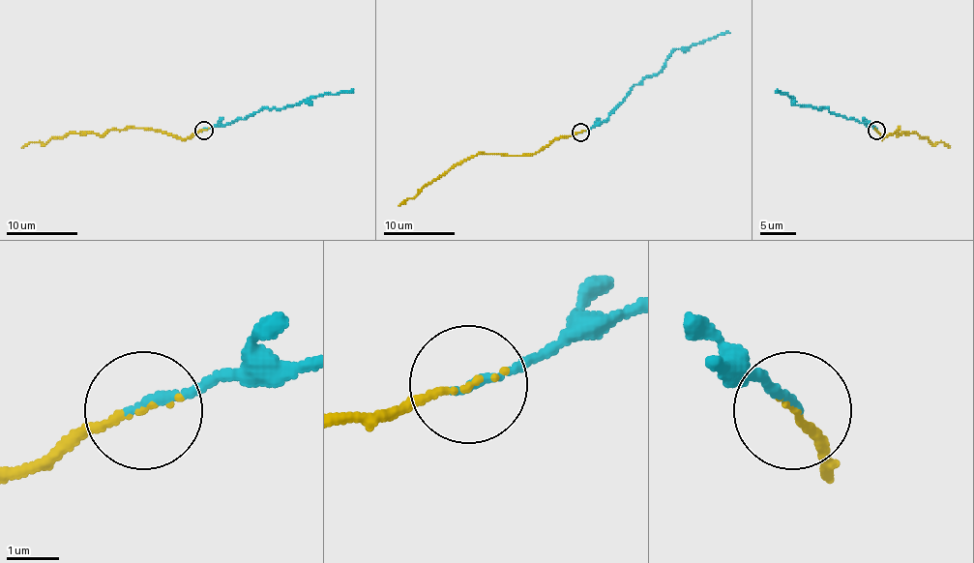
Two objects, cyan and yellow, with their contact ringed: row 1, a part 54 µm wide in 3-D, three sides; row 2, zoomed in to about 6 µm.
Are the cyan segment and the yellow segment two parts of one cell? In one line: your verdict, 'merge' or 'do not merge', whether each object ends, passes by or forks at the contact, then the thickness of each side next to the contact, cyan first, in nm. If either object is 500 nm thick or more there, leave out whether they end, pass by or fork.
merge; cyan ends; yellow ends; calibres 170 and 110 nm

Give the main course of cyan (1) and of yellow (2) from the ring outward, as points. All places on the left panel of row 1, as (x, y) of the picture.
1: (203, 130), (244, 119), (258, 110), (292, 106), (321, 94), (339, 94), (353, 89)
2: (203, 130), (186, 138), (125, 128), (103, 135), (68, 133), (21, 147)

